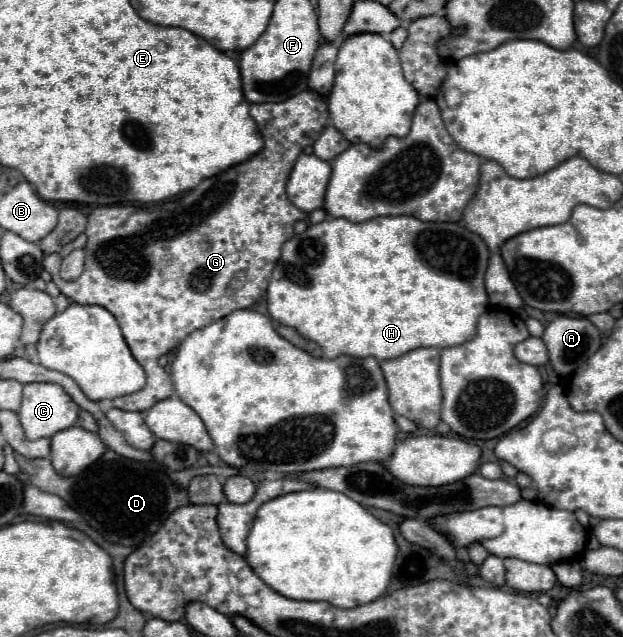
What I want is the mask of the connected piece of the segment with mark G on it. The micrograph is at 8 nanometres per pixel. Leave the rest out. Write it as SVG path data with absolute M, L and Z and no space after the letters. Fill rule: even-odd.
M304 90L278 104L252 104L250 116L264 138L264 148L258 154L218 176L202 180L200 186L178 200L152 206L96 206L88 214L84 272L72 282L52 278L60 292L72 302L98 304L112 312L134 358L150 374L160 368L156 360L176 348L194 330L234 310L250 308L266 292L282 244L294 236L294 222L306 220L306 212L288 200L286 180L300 152L310 146L328 124L326 96L316 90Z

